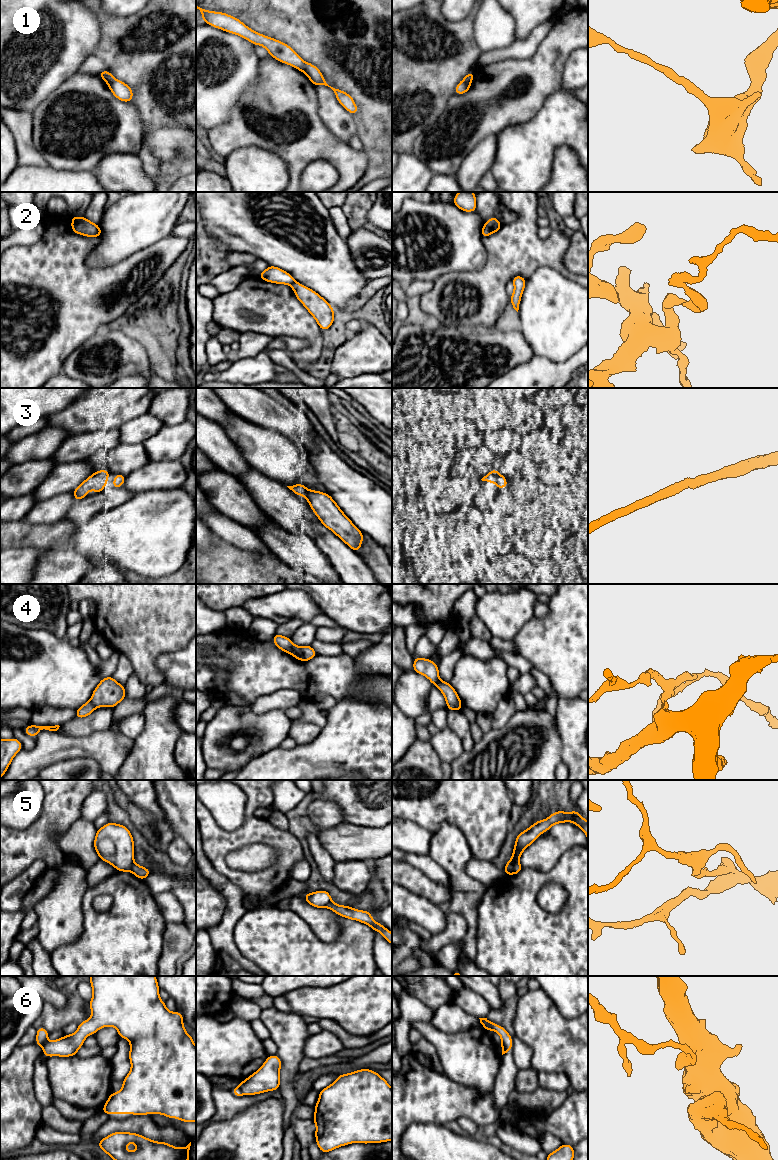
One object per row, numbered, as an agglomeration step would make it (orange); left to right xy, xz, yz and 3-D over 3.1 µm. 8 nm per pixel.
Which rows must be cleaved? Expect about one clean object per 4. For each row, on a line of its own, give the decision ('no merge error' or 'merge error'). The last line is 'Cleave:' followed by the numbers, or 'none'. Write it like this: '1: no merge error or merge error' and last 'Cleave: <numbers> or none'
1: merge error
2: merge error
3: no merge error
4: merge error
5: merge error
6: merge error
Cleave: 1, 2, 4, 5, 6

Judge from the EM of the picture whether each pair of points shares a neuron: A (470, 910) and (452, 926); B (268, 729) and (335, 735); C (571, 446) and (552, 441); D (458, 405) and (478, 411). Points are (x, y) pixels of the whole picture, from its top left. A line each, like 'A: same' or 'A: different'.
A: different
B: different
C: different
D: different

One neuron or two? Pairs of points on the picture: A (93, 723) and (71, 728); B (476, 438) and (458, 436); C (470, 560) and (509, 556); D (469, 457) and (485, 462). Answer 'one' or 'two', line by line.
A: one
B: one
C: two
D: one

